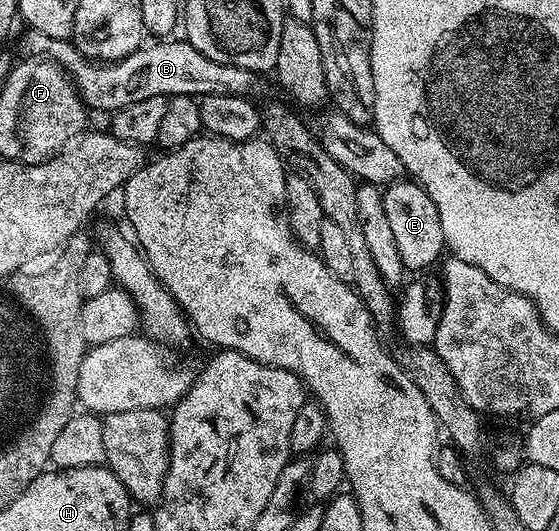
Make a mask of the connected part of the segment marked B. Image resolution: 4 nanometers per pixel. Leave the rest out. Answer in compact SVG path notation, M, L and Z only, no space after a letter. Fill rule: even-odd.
M27 30L22 43L26 46L25 54L36 59L51 59L60 65L74 80L78 95L87 108L105 113L113 113L120 109L128 109L128 105L136 105L140 101L148 101L148 97L193 95L231 95L232 97L250 97L258 87L259 72L240 69L236 65L220 65L220 61L212 61L212 57L204 57L200 49L196 49L185 41L154 41L154 44L143 45L128 57L117 59L115 63L99 65L93 59L86 59L75 49L70 39L47 37L45 33Z

